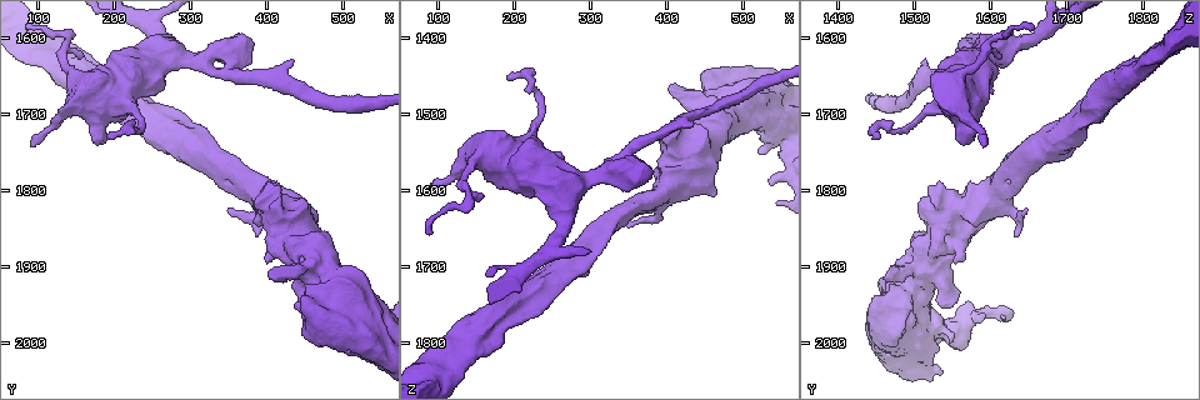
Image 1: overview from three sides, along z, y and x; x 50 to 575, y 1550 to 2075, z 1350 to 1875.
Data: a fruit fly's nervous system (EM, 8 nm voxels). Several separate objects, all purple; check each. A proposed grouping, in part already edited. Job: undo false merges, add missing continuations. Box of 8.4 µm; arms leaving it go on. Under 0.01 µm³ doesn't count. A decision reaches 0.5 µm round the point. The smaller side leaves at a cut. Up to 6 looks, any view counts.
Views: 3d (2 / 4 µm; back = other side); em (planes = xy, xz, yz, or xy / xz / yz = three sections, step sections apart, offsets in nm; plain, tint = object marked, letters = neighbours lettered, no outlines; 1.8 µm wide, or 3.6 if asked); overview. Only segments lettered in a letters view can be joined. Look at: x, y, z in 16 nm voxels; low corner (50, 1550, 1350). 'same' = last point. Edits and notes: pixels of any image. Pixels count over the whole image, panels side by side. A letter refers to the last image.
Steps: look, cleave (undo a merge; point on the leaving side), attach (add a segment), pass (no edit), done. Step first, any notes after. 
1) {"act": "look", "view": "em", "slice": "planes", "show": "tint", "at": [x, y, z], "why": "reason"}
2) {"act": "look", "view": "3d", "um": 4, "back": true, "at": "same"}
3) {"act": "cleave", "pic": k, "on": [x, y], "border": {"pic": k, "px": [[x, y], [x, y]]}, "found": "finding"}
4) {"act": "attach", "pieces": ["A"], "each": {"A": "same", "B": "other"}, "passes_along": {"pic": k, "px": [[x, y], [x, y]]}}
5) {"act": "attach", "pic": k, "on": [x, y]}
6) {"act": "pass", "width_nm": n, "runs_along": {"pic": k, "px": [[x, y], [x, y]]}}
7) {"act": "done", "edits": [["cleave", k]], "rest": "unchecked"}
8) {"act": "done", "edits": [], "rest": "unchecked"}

{"act": "look", "view": "em", "slice": "xz", "step": 16, "show": "tint", "at": [355, 1650, 1545], "why": "sudden change in width"}

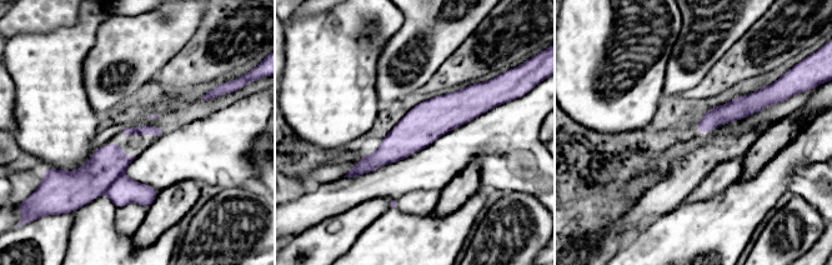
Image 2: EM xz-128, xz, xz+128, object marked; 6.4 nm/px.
{"act": "look", "view": "em", "slice": "planes", "show": "letters", "at": "same"}

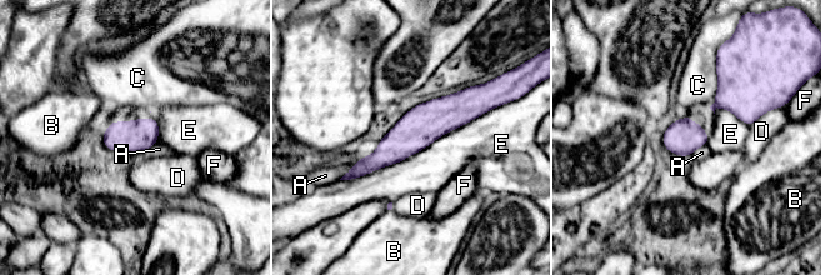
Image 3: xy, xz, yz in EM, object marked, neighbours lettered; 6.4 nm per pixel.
{"act": "pass", "each": {"A": "other", "B": "other", "C": "other", "D": "other", "E": "other", "F": "other"}, "runs_along": {"pic": 3, "px": [[475, 99], [426, 121], [348, 176]]}, "found": "one cell here"}

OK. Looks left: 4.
{"act": "look", "view": "3d", "um": 2, "back": true, "at": [140, 1595, 1610]}

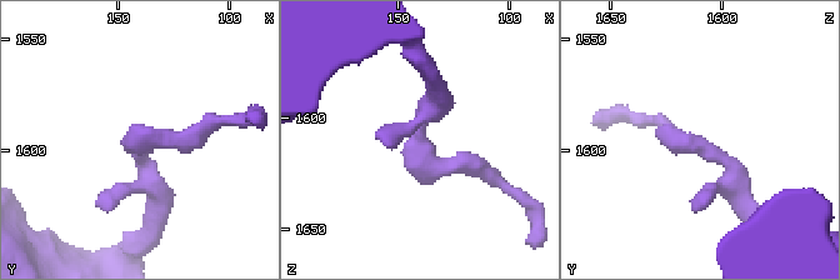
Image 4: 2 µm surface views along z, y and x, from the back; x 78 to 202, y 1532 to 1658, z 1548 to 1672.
{"act": "look", "view": "em", "slice": "planes", "show": "tint", "at": [141, 1596, 1613], "why": "need the tissue"}

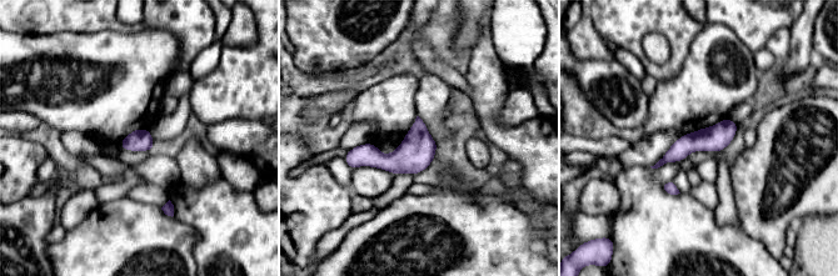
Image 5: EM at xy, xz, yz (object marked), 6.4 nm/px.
{"act": "look", "view": "em", "slice": "planes", "show": "letters", "at": "same", "why": "see the neighbours"}

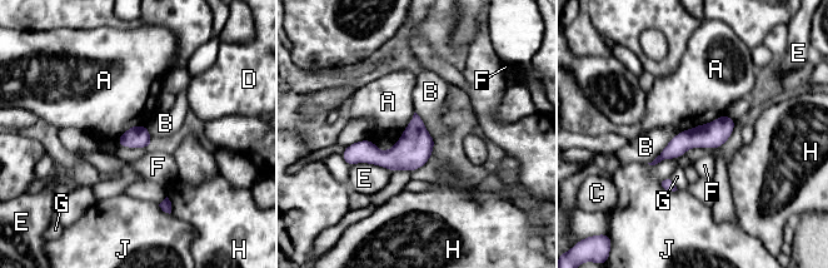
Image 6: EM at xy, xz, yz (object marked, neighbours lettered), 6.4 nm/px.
{"act": "pass", "width_nm": 140, "each": {"A": "other", "B": "other", "C": "other", "D": "other", "E": "other", "F": "other", "G": "other", "H": "other", "J": "other"}, "border": {"pic": 6, "px": [[726, 113], [678, 133]]}, "found": "continuous, no second cell"}

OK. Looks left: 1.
{"act": "done", "edits": [], "rest": "unchecked"}

